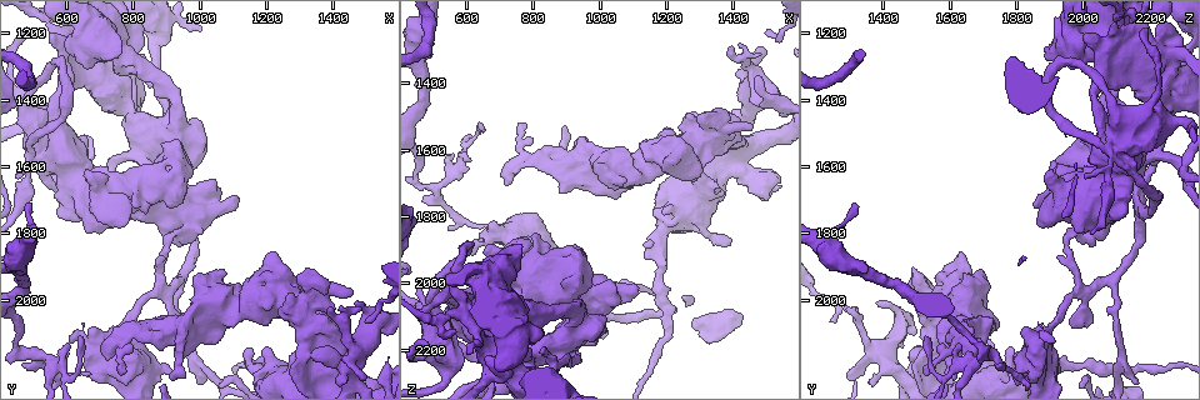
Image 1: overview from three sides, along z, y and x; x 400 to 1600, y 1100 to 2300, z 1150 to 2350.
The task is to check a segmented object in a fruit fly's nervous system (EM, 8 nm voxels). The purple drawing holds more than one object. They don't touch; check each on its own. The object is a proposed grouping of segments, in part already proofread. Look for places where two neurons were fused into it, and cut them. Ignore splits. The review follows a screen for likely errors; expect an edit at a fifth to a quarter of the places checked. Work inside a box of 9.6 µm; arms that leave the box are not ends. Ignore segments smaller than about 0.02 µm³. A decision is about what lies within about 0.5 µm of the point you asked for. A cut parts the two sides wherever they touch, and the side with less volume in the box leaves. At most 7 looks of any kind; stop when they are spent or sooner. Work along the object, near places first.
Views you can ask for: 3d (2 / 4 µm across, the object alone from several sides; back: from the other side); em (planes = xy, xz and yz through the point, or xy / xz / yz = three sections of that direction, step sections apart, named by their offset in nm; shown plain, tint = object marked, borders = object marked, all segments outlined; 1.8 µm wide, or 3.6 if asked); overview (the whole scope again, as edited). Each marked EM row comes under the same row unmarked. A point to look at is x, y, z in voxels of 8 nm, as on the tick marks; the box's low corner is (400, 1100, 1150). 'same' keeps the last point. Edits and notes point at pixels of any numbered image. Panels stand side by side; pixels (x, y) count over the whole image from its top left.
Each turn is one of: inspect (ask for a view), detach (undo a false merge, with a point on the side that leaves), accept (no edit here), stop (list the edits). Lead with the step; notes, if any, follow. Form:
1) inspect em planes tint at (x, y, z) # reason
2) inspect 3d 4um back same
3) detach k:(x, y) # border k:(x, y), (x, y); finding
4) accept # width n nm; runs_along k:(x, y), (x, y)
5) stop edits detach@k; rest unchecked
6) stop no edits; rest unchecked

inspect 3d 4um back at (860, 1660, 1950) # abrupt turn

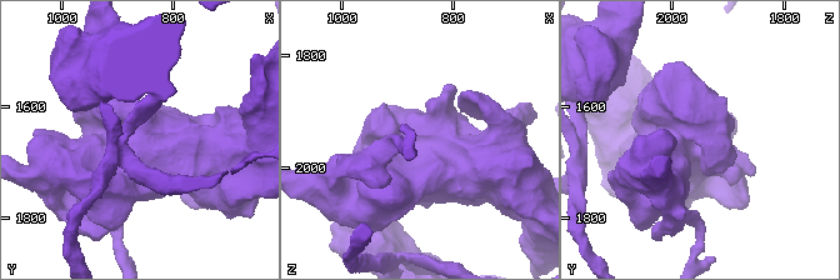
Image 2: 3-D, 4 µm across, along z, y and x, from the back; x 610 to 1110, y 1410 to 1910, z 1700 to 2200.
inspect em 3.6um planes tint same

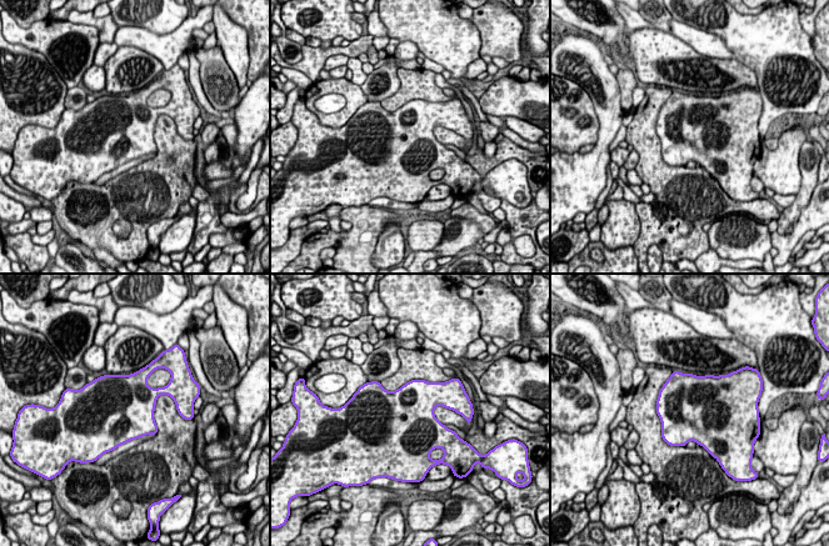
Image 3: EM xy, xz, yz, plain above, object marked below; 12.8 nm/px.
accept # all the same neuron

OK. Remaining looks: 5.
inspect 3d 4um at (680, 1180, 2020) # calibre changes

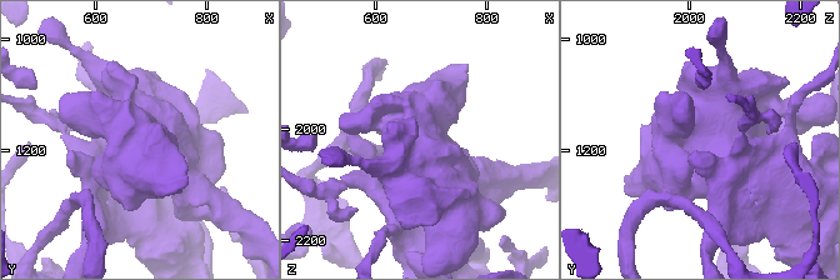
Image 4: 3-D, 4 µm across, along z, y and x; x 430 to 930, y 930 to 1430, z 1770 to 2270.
inspect em 3.6um planes tint at (675, 1185, 2005) # now the EM

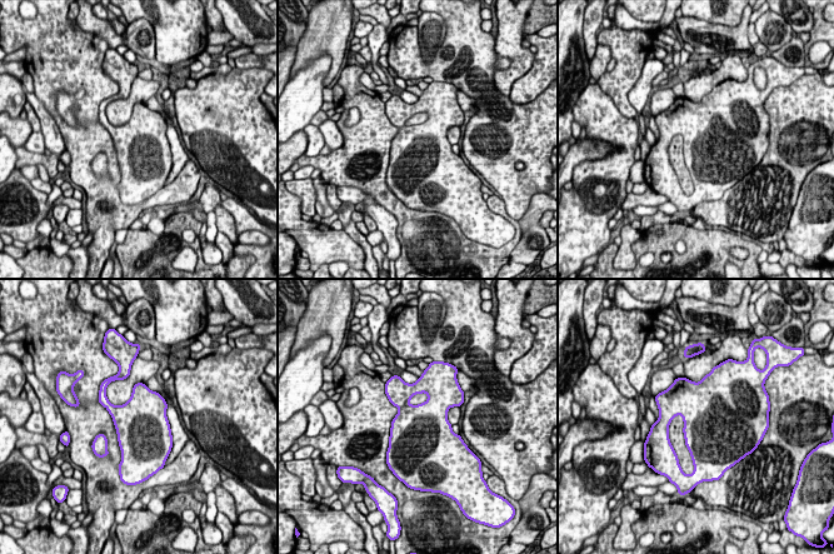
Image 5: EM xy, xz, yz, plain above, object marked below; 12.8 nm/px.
accept # all the same neuron

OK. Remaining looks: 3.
inspect em planes tint at (500, 2160, 1720) # two arms in line, one across

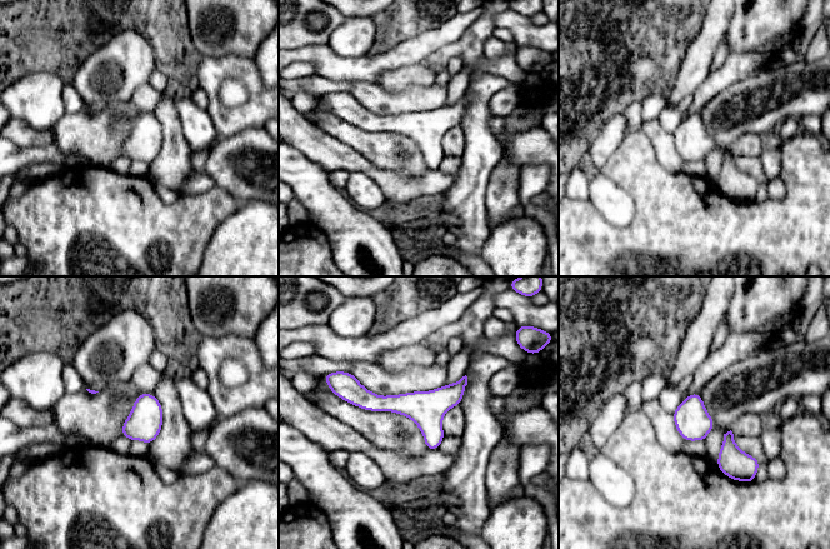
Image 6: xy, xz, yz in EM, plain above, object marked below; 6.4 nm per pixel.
accept # width 220 nm; runs_along 6:(464, 380), (435, 403), (349, 390); continuous, no second neuron

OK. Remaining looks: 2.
stop no edits; rest unchecked

